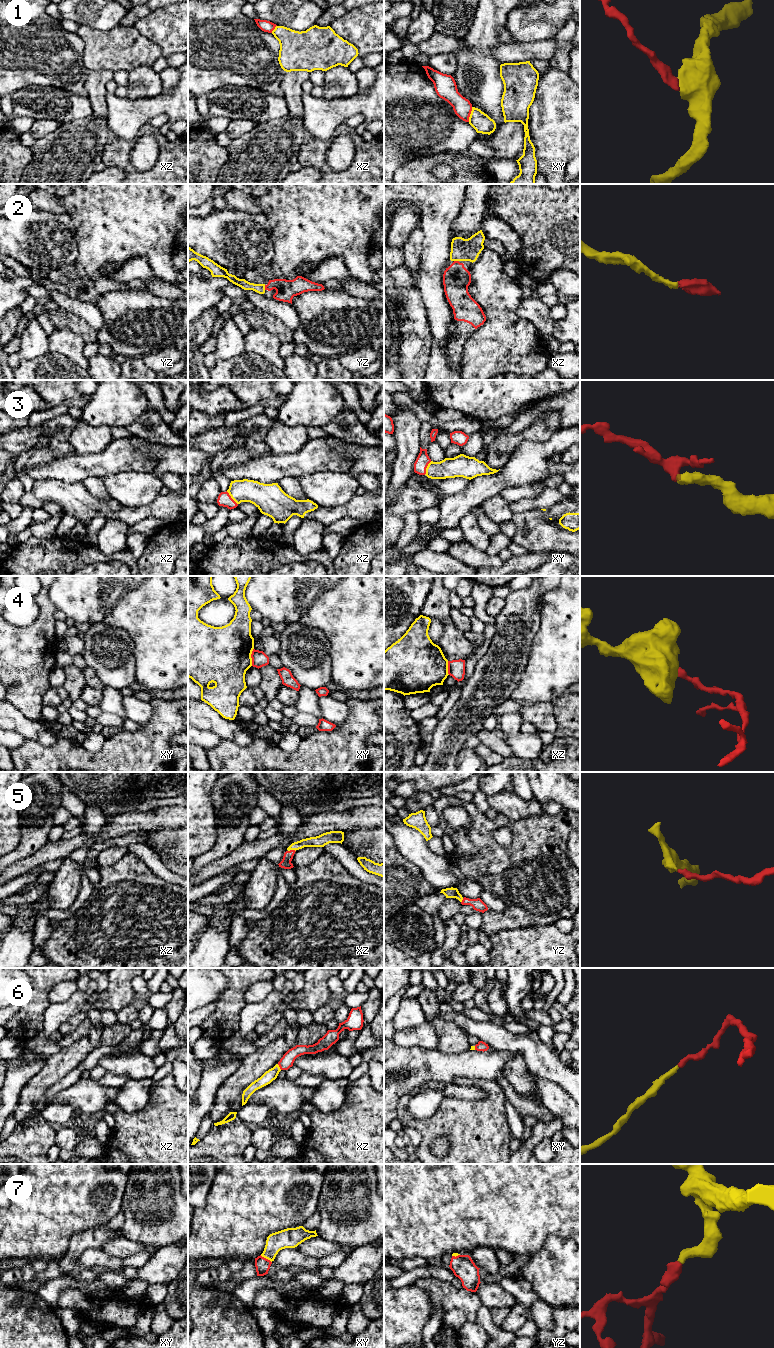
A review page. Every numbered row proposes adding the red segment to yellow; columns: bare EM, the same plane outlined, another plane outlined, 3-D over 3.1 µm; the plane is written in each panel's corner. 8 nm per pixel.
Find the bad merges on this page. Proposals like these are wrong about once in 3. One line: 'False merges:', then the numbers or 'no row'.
False merges: 1, 4

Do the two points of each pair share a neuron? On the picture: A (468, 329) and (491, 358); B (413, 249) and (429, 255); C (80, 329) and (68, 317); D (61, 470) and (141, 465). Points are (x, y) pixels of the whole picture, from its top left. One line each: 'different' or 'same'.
A: different
B: different
C: same
D: same

